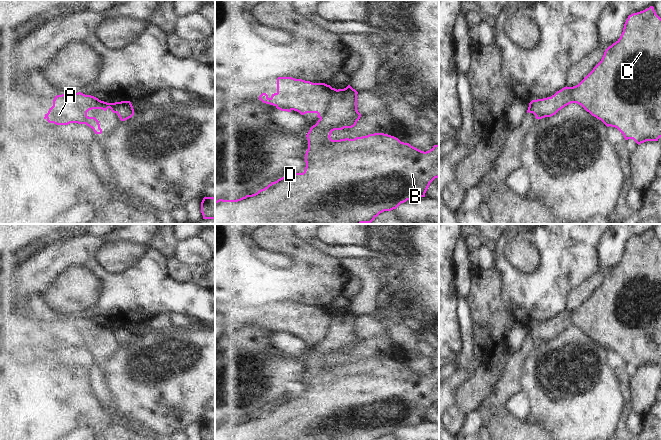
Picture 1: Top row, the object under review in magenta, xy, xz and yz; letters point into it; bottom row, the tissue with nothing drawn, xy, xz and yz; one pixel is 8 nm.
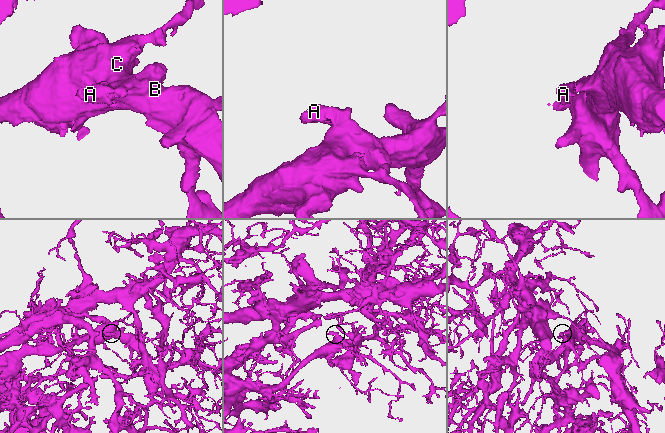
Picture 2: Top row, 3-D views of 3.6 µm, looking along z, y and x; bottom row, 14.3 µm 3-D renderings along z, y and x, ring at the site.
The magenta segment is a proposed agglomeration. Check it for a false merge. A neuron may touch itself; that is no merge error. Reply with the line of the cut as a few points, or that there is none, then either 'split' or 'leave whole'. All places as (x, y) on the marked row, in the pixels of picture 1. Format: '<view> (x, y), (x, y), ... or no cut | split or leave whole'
xz (337, 90), (328, 111), (320, 118) | split

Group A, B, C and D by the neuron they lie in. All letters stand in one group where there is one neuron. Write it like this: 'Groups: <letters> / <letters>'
Groups: A / B C D.

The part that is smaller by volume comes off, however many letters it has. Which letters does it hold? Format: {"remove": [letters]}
{"remove": ["A"]}

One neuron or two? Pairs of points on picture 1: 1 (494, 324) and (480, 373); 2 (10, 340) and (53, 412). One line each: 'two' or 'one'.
1: two
2: two

